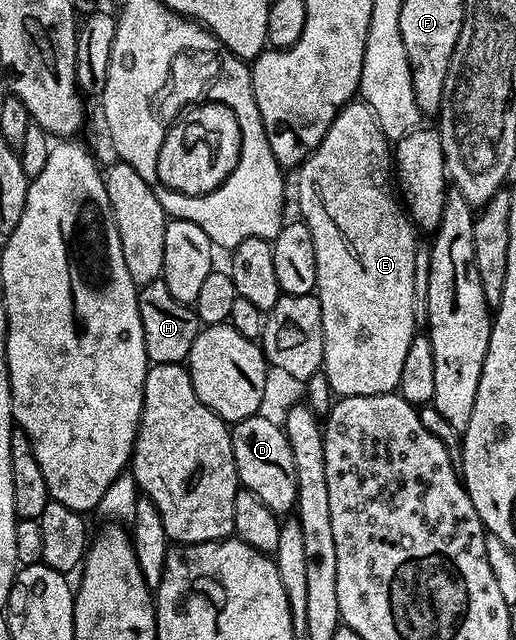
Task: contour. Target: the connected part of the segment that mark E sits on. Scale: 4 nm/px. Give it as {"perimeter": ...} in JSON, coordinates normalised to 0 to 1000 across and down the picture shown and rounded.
{"perimeter":[[[698,155],[676,158],[640,192],[640,205],[632,205],[624,223],[579,259],[579,270],[574,283],[579,338],[607,369],[614,406],[609,456],[624,480],[628,591],[653,622],[762,613],[775,598],[787,548],[795,548],[795,536],[810,520],[810,478],[802,467],[810,364],[764,294],[764,239],[733,198],[721,169]]]}

